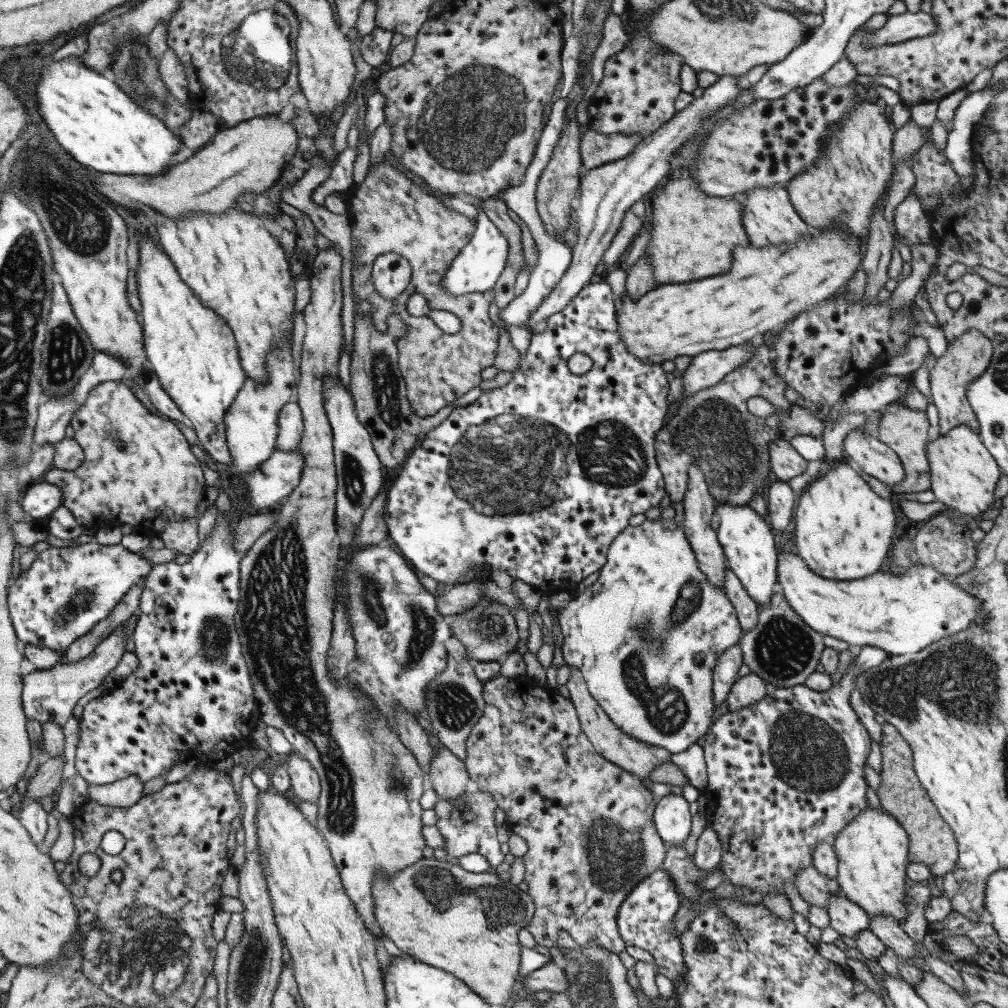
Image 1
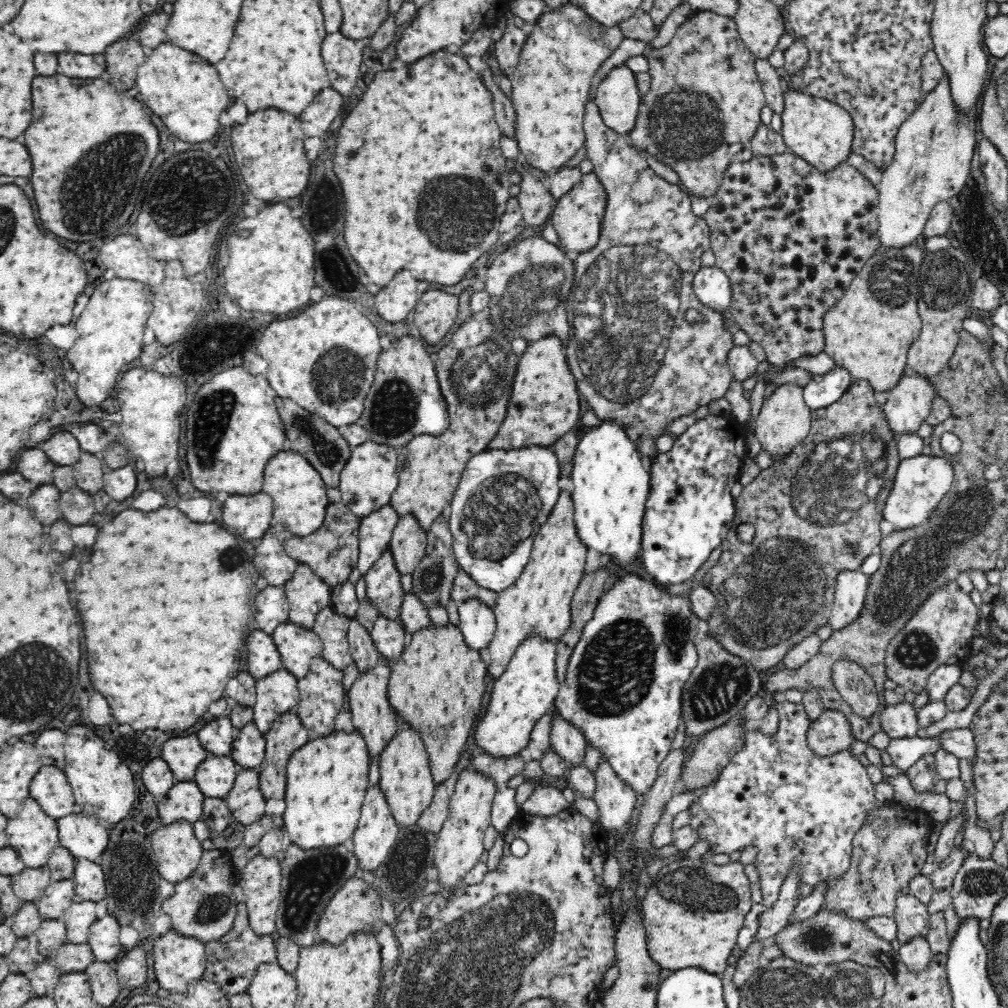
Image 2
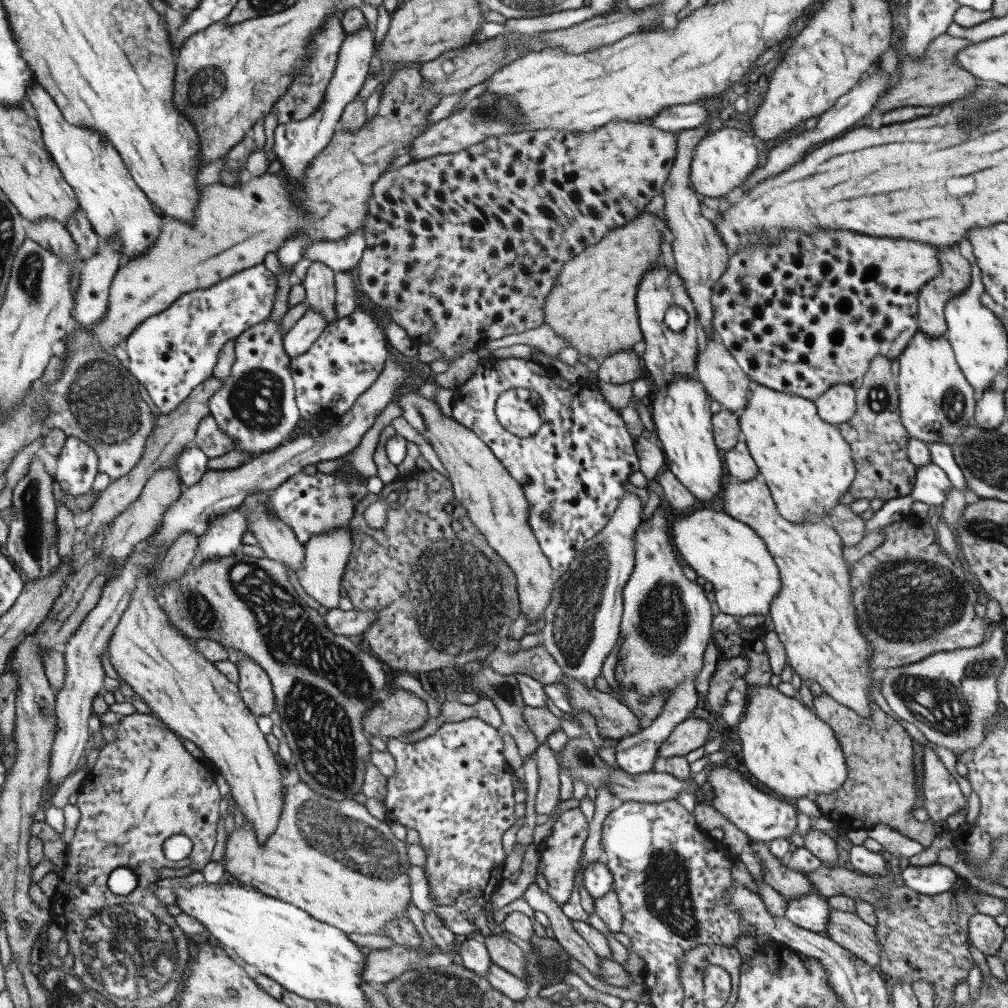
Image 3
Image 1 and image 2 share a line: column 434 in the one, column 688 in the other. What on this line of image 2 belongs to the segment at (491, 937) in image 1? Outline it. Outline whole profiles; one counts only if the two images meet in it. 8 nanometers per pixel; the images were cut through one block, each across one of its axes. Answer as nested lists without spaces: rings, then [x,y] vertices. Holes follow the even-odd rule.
[[[709,856],[699,859],[680,858],[658,870],[654,878],[649,878],[645,886],[646,896],[640,908],[643,916],[649,955],[660,968],[680,970],[701,968],[718,974],[726,970],[726,960],[737,944],[738,932],[753,903],[750,897],[750,881],[744,873],[744,865],[738,861],[725,865],[714,865]]]

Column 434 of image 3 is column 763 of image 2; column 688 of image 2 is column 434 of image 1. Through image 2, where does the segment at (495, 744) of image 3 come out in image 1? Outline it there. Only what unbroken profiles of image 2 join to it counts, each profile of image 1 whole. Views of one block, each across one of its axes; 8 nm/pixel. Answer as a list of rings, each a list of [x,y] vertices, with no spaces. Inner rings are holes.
[[[465,792],[458,798],[446,800],[439,798],[432,810],[437,816],[435,825],[445,838],[445,850],[447,854],[454,858],[478,852],[486,856],[491,866],[497,867],[504,862],[504,854],[500,851],[501,842],[497,837],[497,827],[494,825],[494,810],[497,804],[494,797],[489,792]]]

